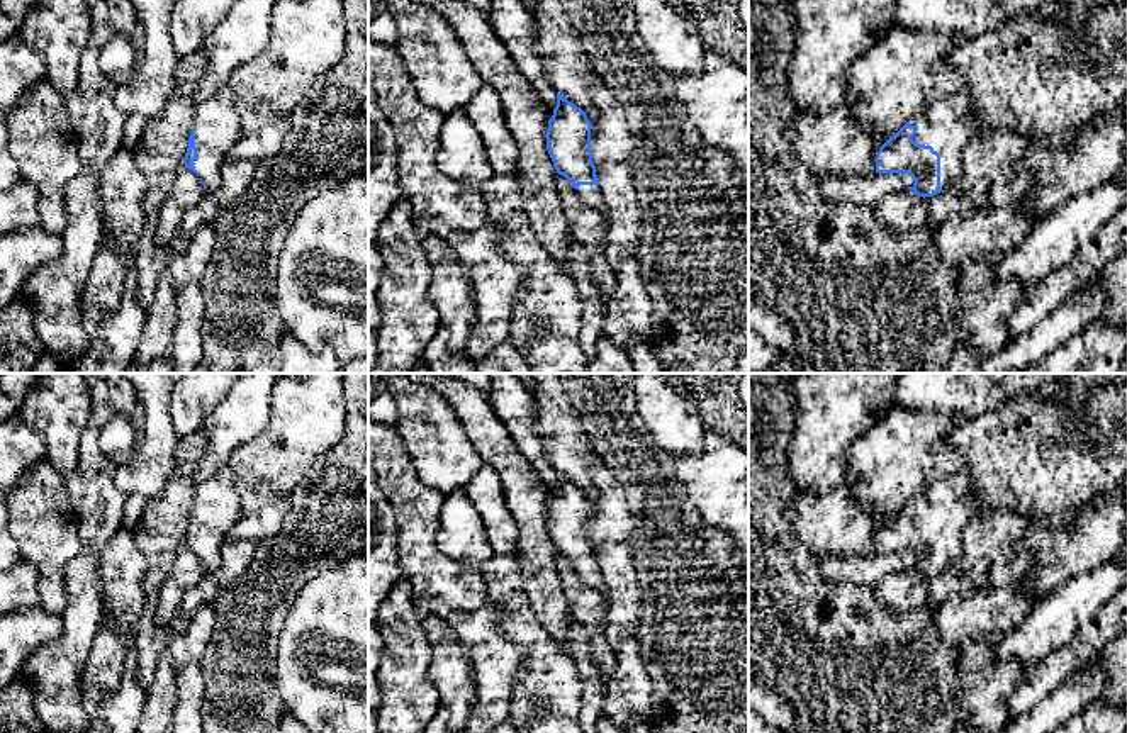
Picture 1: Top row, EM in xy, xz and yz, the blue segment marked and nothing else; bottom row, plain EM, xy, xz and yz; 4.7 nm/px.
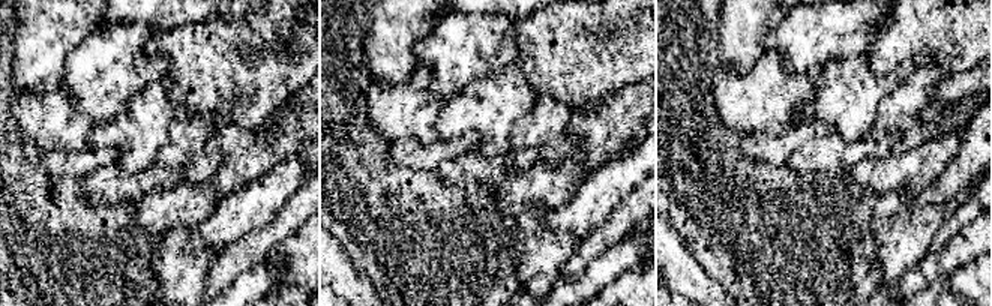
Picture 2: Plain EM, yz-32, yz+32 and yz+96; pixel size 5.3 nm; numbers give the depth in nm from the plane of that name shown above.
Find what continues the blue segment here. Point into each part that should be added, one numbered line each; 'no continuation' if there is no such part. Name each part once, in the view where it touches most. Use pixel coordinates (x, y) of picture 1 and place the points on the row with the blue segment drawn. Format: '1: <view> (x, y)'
1: yz (949, 124)

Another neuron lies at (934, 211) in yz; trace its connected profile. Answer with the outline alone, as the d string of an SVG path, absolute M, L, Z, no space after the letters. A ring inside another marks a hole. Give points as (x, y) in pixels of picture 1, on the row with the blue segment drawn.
M913 190L888 193L874 205L874 217L889 231L910 231L928 224L939 229L947 219L962 215L966 197L944 190L934 197L918 197Z

